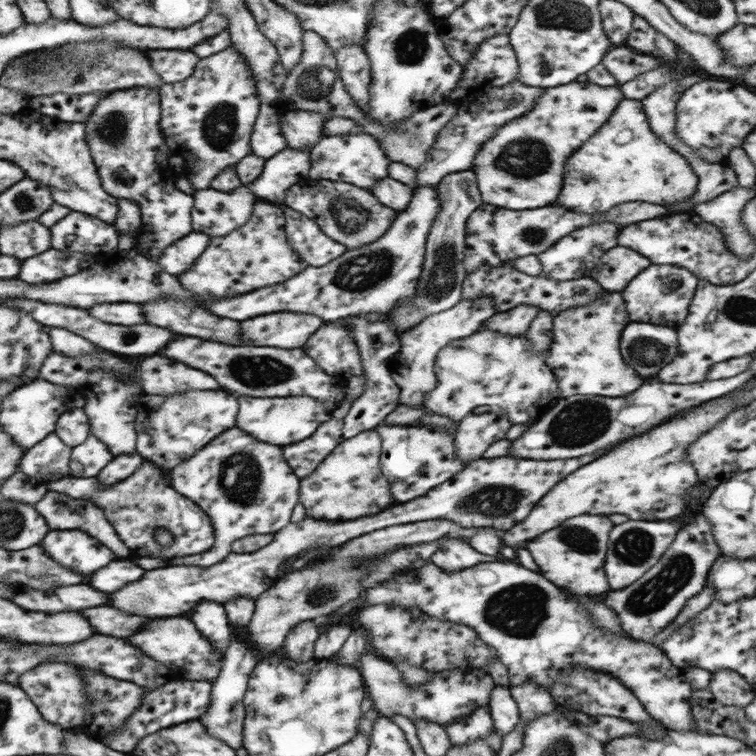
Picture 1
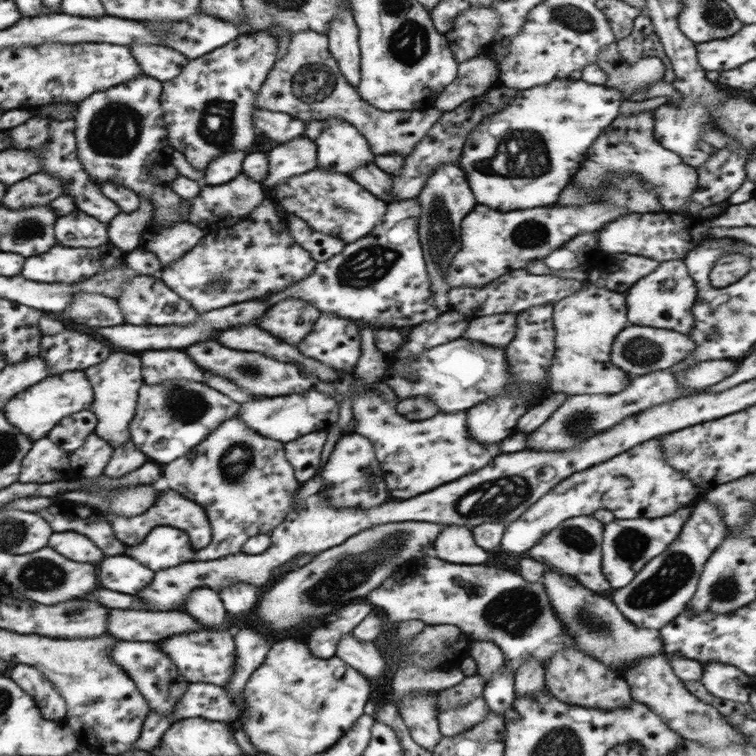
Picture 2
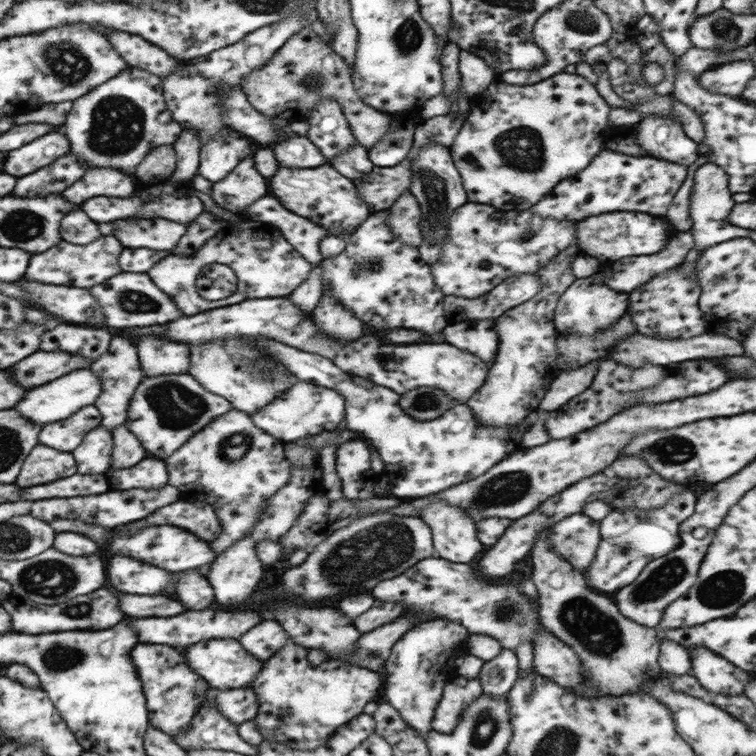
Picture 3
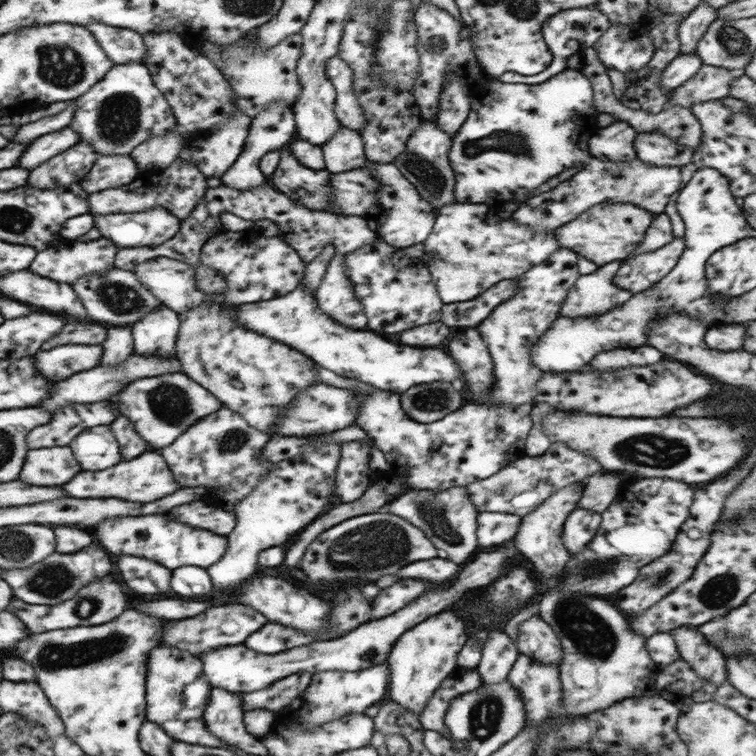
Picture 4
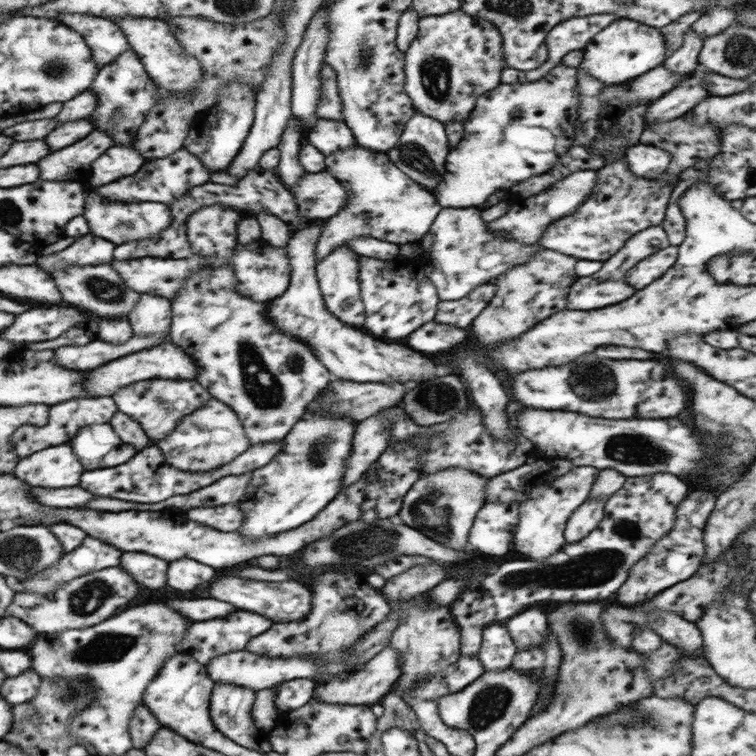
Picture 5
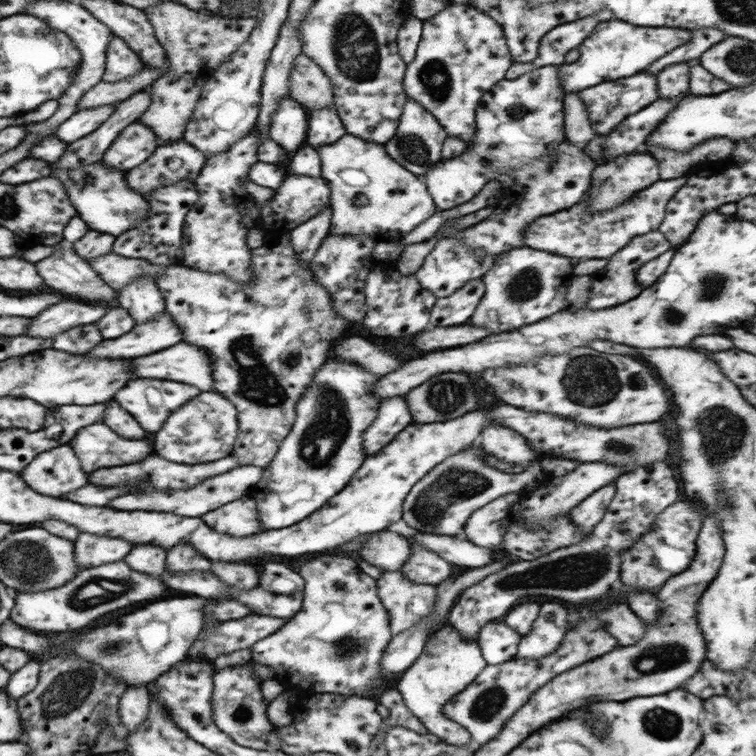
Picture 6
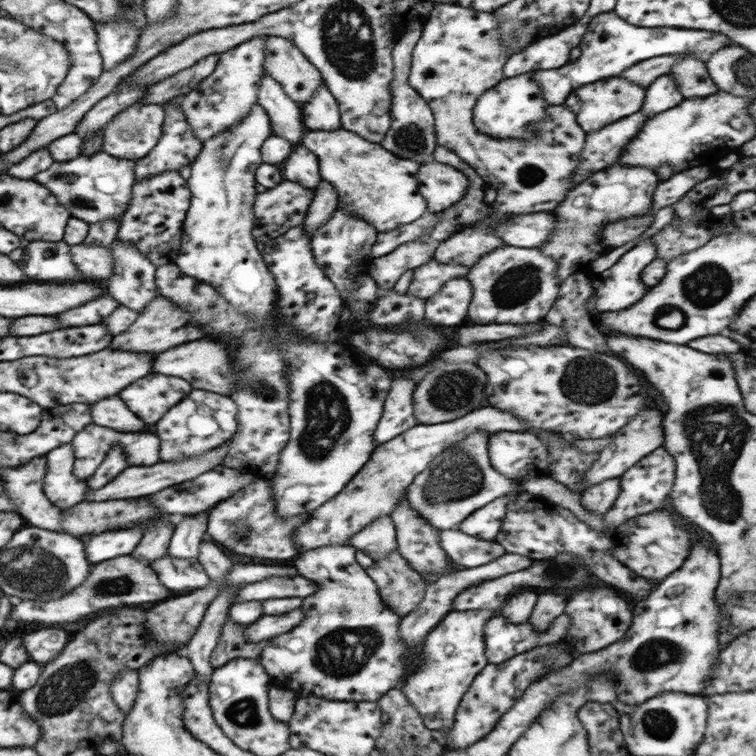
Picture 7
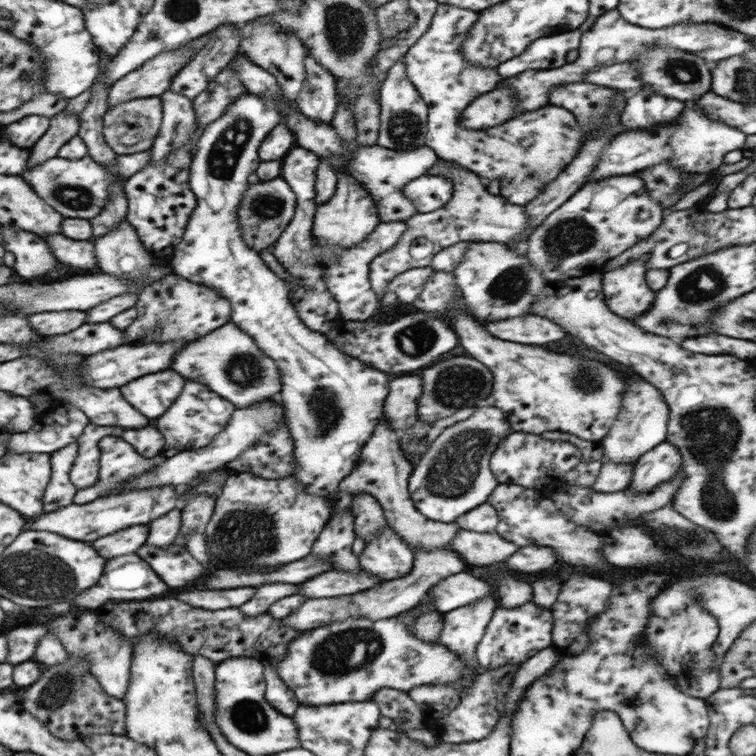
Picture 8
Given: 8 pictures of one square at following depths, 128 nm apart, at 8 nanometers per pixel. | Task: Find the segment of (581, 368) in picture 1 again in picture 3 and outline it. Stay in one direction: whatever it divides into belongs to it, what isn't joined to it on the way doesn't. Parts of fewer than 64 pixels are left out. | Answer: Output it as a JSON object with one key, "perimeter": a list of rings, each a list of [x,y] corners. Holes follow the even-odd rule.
{"perimeter":[[[592,272],[588,274],[588,276],[584,278],[578,278],[576,279],[560,296],[558,305],[556,305],[556,308],[554,309],[554,324],[555,329],[558,333],[561,334],[576,334],[576,336],[596,336],[596,334],[600,334],[601,331],[606,330],[606,328],[610,328],[612,324],[616,324],[624,314],[626,314],[626,308],[628,308],[628,294],[624,294],[624,292],[614,292],[614,290],[610,290],[604,282],[602,282],[602,274],[594,274],[594,276],[590,276]]]}

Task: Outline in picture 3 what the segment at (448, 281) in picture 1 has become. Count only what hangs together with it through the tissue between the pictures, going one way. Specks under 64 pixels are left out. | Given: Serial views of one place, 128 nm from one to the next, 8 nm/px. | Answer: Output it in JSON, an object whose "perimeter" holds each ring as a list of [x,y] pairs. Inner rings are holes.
{"perimeter":[[[428,144],[422,148],[421,154],[411,165],[412,169],[412,186],[410,192],[420,204],[422,210],[422,243],[418,246],[421,259],[429,265],[438,262],[442,246],[448,238],[448,226],[450,226],[450,216],[456,208],[464,206],[468,202],[466,189],[462,185],[462,179],[458,169],[454,165],[451,153],[446,146],[442,144]]]}

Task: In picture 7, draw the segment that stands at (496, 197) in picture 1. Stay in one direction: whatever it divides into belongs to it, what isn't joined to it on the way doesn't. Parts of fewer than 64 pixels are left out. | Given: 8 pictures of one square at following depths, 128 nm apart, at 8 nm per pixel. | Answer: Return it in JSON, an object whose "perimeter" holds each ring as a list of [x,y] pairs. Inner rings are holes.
{"perimeter":[[[532,71],[503,79],[493,88],[486,90],[472,110],[475,127],[492,138],[512,138],[512,140],[532,140],[538,136],[540,124],[546,116],[548,106],[543,91],[537,82],[532,80]],[[434,161],[420,166],[413,183],[418,185],[417,194],[426,201],[427,213],[442,213],[450,208],[464,198],[470,186],[462,171]]]}

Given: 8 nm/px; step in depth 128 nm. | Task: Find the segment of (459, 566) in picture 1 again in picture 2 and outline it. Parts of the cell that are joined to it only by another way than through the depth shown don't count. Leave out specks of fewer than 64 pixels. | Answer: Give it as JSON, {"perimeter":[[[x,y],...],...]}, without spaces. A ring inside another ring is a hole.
{"perimeter":[[[444,526],[444,532],[434,542],[436,558],[450,564],[484,564],[490,554],[474,544],[472,532],[462,526]]]}

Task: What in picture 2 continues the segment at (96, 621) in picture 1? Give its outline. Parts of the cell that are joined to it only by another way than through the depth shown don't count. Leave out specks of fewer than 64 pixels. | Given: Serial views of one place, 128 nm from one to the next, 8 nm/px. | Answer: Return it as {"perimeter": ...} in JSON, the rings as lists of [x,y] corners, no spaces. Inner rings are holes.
{"perimeter":[[[110,610],[110,636],[120,640],[158,642],[166,636],[198,630],[200,624],[184,612]]]}

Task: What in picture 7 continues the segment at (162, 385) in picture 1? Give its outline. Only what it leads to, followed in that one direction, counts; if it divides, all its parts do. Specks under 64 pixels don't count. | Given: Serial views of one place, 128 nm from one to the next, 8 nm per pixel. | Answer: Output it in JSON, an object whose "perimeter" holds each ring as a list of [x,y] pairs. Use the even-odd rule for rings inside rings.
{"perimeter":[[[114,240],[108,249],[112,251],[112,259],[114,259],[114,274],[108,280],[108,292],[111,298],[114,298],[118,304],[132,308],[137,313],[141,313],[146,304],[152,303],[158,296],[156,293],[157,283],[157,265],[152,264],[136,246],[128,244],[128,242],[120,242]]]}

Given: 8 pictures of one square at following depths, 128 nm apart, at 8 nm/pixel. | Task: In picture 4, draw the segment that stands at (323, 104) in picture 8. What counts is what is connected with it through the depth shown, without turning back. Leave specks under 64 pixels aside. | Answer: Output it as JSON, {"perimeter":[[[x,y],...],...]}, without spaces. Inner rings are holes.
{"perimeter":[[[343,126],[321,147],[325,168],[333,174],[361,169],[367,162],[364,148],[360,133]]]}

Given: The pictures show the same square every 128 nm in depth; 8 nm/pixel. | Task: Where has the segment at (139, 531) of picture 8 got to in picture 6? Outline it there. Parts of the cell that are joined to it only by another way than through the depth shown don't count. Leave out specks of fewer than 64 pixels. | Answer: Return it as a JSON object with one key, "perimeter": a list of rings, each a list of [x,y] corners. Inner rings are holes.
{"perimeter":[[[80,534],[78,540],[78,566],[82,570],[102,566],[108,562],[118,562],[130,552],[130,544],[124,540],[112,540],[106,536],[92,536],[92,534]]]}

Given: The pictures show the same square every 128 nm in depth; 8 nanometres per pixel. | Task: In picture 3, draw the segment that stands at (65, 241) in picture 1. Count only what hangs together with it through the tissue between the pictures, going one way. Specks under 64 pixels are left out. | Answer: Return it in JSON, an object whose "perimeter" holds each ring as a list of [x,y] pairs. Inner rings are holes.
{"perimeter":[[[80,208],[66,214],[60,224],[60,234],[66,242],[74,244],[90,244],[102,236],[98,230],[98,223],[92,222]]]}

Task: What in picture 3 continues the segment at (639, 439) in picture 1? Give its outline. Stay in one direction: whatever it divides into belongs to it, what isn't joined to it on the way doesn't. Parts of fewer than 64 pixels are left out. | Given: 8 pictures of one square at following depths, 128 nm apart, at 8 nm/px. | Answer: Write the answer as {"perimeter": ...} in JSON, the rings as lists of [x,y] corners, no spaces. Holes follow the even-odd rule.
{"perimeter":[[[632,455],[618,457],[606,469],[566,487],[562,492],[554,493],[554,496],[544,500],[534,512],[530,512],[530,516],[514,520],[502,534],[502,538],[488,552],[484,552],[474,566],[479,574],[487,579],[507,576],[514,570],[516,560],[524,558],[532,550],[534,542],[544,530],[568,516],[581,513],[582,508],[592,500],[604,500],[612,510],[623,512],[632,511],[634,508],[654,510],[666,506],[668,500],[672,500],[676,494],[682,494],[684,490],[686,488],[682,484],[668,481],[652,471],[644,459]]]}

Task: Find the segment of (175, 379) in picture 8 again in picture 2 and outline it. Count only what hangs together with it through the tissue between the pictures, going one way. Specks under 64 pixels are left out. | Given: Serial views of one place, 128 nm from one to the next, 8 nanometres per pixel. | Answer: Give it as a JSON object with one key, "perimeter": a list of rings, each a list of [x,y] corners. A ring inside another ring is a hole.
{"perimeter":[[[176,378],[164,380],[162,384],[144,384],[138,420],[134,420],[134,440],[131,441],[152,460],[160,464],[172,463],[198,447],[222,422],[234,418],[238,408],[238,402],[202,382]]]}

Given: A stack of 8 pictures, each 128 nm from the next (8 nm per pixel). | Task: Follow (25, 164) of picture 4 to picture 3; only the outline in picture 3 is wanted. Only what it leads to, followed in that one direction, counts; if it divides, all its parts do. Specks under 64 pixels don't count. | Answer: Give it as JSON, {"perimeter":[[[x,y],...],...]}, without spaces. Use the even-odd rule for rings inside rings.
{"perimeter":[[[48,132],[34,142],[8,152],[1,172],[17,179],[48,167],[70,151],[70,140],[60,132]]]}

